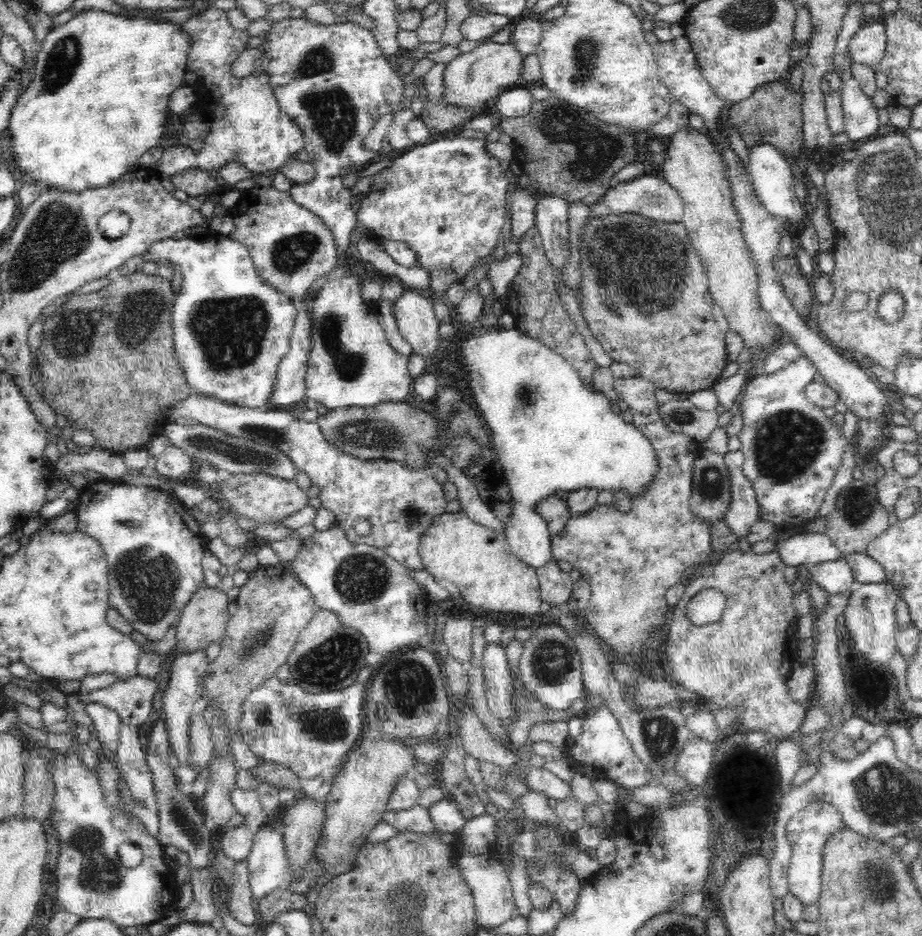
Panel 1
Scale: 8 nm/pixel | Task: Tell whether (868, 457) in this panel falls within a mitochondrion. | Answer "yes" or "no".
no

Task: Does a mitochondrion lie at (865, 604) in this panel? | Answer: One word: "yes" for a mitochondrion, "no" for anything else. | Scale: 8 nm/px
yes

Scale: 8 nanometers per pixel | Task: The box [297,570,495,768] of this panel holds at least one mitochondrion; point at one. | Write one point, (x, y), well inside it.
(409, 687)

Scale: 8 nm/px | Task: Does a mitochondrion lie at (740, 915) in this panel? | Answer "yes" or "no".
no

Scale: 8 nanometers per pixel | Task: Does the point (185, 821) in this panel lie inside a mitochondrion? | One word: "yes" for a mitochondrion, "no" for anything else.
yes

